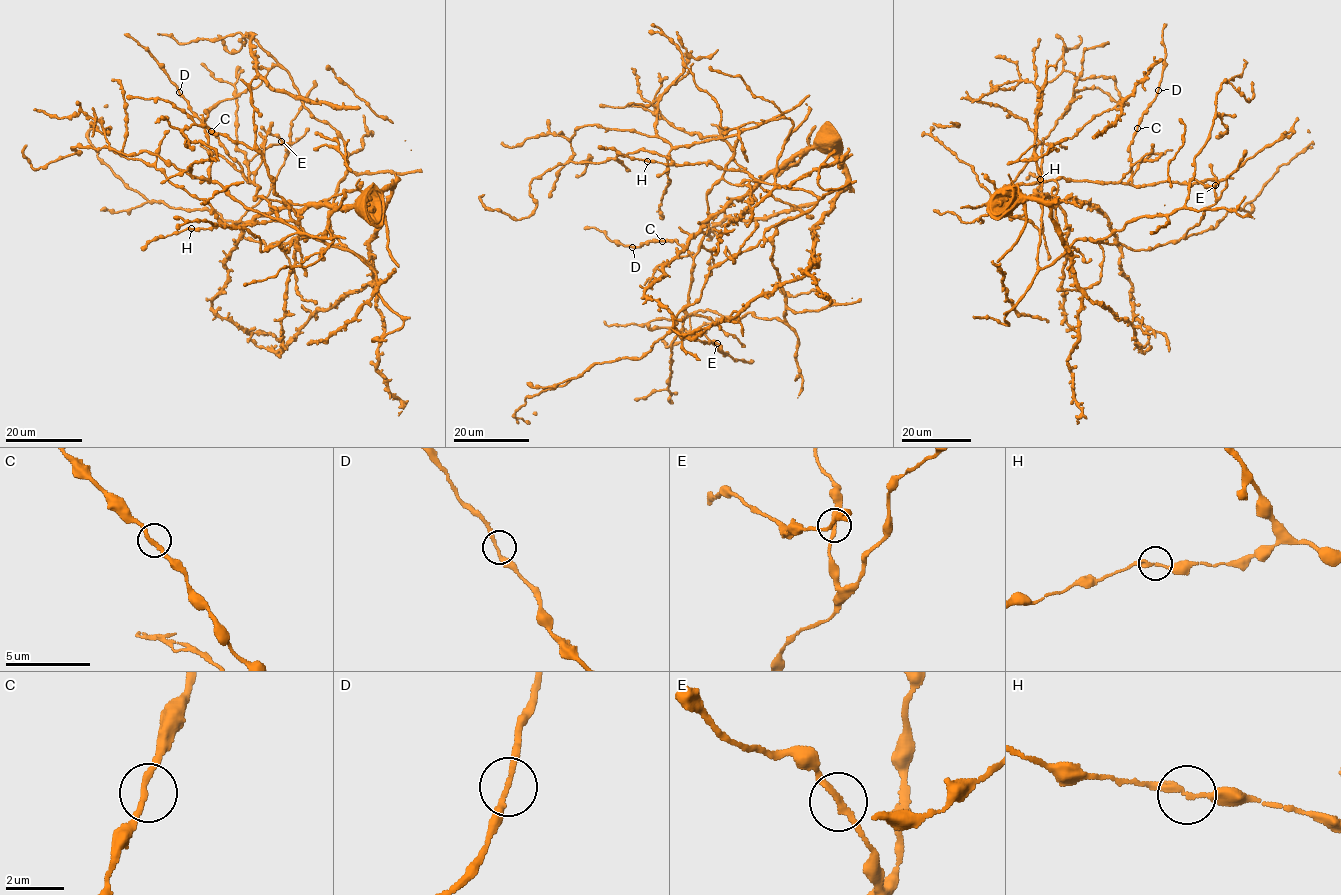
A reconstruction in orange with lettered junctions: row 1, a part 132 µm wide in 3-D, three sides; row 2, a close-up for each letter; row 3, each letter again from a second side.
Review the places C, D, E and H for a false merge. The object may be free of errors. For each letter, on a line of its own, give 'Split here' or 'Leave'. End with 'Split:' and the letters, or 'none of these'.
C: Leave
D: Leave
E: Leave
H: Leave
Split: none of these

